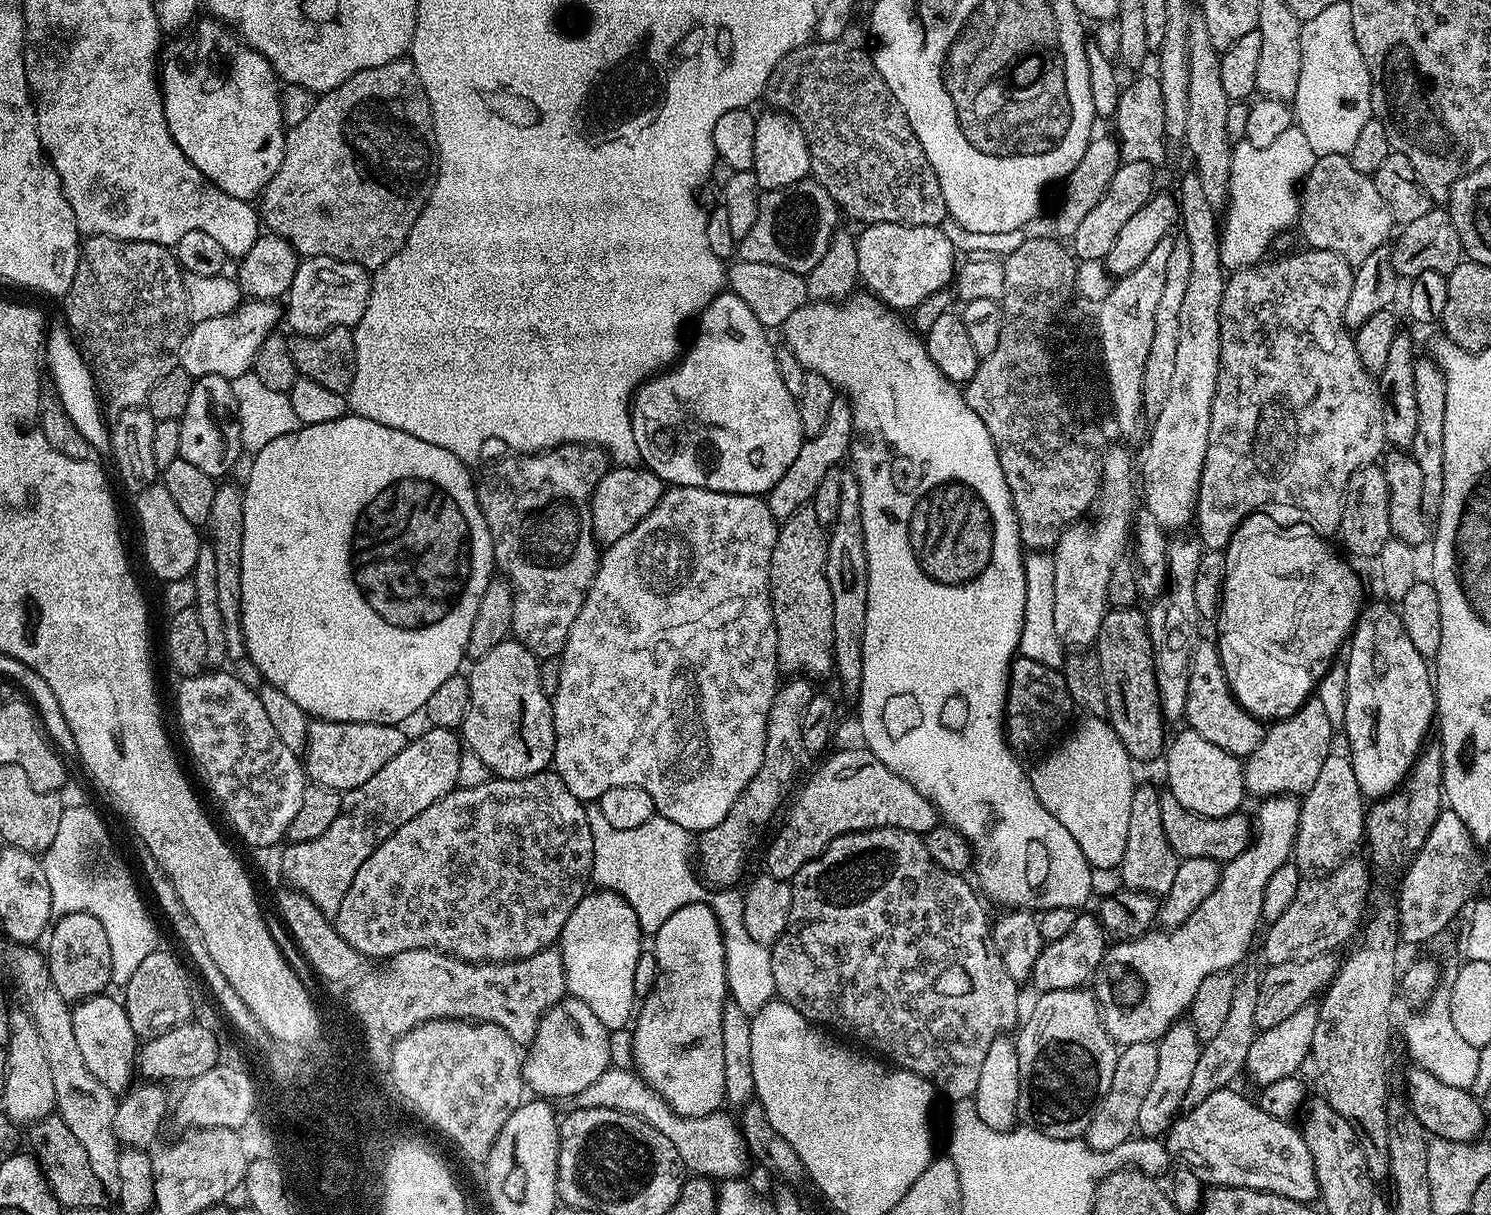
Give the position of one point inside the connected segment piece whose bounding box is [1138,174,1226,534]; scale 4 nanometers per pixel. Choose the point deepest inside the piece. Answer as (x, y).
(1172, 458)

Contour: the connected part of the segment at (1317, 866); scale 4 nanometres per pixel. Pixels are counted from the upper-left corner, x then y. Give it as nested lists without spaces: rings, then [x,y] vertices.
[[[1329,754],[1322,762],[1322,770],[1310,790],[1303,793],[1300,803],[1300,821],[1296,831],[1294,863],[1305,877],[1332,872],[1353,855],[1352,850],[1365,839],[1364,813],[1366,798],[1354,778],[1354,766],[1347,755]]]

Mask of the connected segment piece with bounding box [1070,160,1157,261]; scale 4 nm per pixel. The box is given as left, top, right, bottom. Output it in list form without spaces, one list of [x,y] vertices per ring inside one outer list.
[[[1126,160],[1121,163],[1120,168],[1114,174],[1106,194],[1102,194],[1102,202],[1086,214],[1086,219],[1078,225],[1078,230],[1070,237],[1070,248],[1077,261],[1086,259],[1098,259],[1103,261],[1110,254],[1110,246],[1118,238],[1118,230],[1128,221],[1141,206],[1151,198],[1156,184],[1157,169],[1146,162],[1134,162]]]

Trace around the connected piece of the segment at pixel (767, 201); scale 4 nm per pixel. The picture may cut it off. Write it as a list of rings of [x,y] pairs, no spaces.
[[[805,178],[785,188],[761,191],[758,218],[754,218],[750,234],[738,242],[739,259],[782,266],[807,277],[808,272],[822,262],[822,254],[826,254],[832,236],[838,231],[836,223],[839,220],[842,220],[840,207],[815,178]]]

